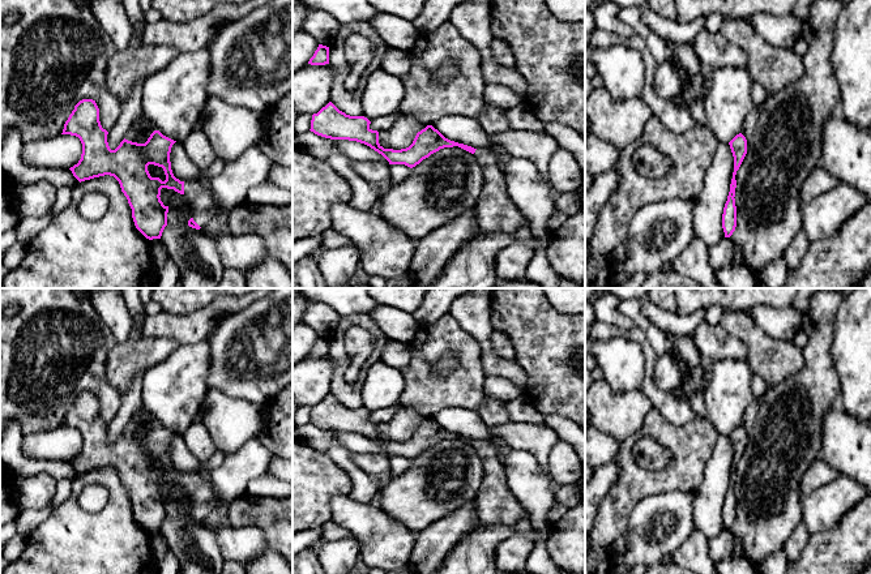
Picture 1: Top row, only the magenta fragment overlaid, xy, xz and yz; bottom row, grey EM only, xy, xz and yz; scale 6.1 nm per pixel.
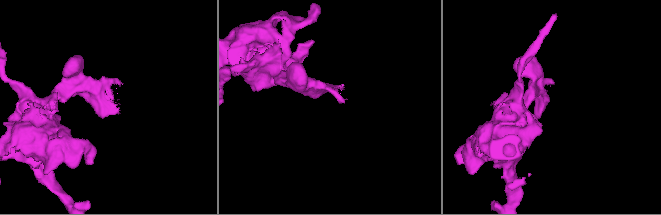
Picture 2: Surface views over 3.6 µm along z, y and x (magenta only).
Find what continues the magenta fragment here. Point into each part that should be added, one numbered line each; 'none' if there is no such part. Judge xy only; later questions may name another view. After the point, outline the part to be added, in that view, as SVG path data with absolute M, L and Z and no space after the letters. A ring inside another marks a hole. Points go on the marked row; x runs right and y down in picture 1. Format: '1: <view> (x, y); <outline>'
1: xy (203, 205); M202 179L184 181L184 197L191 206L191 218L204 227L218 210L218 205Z

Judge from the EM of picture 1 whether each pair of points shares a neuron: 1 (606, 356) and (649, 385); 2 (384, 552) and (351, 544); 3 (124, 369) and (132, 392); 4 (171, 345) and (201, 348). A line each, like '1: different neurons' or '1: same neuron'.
1: different neurons
2: different neurons
3: different neurons
4: different neurons

